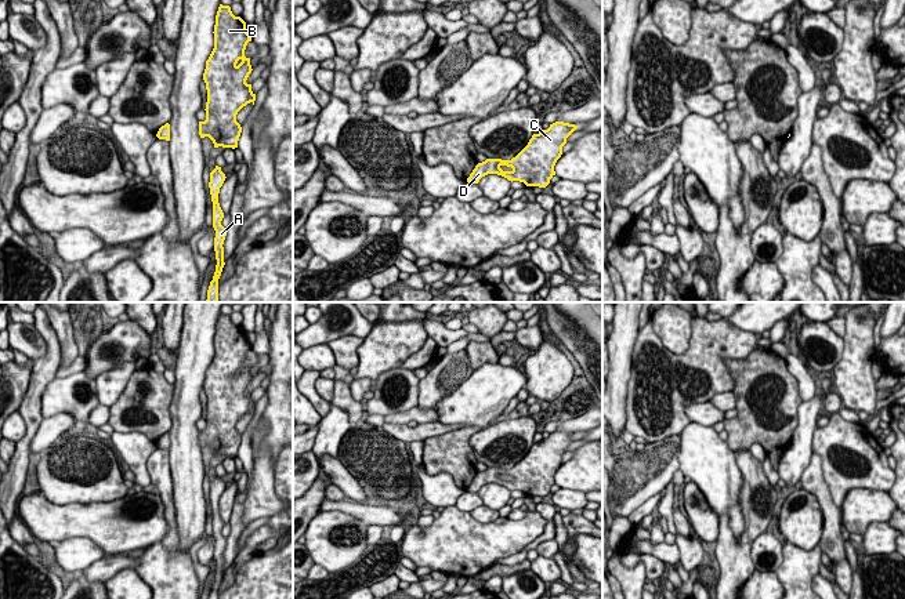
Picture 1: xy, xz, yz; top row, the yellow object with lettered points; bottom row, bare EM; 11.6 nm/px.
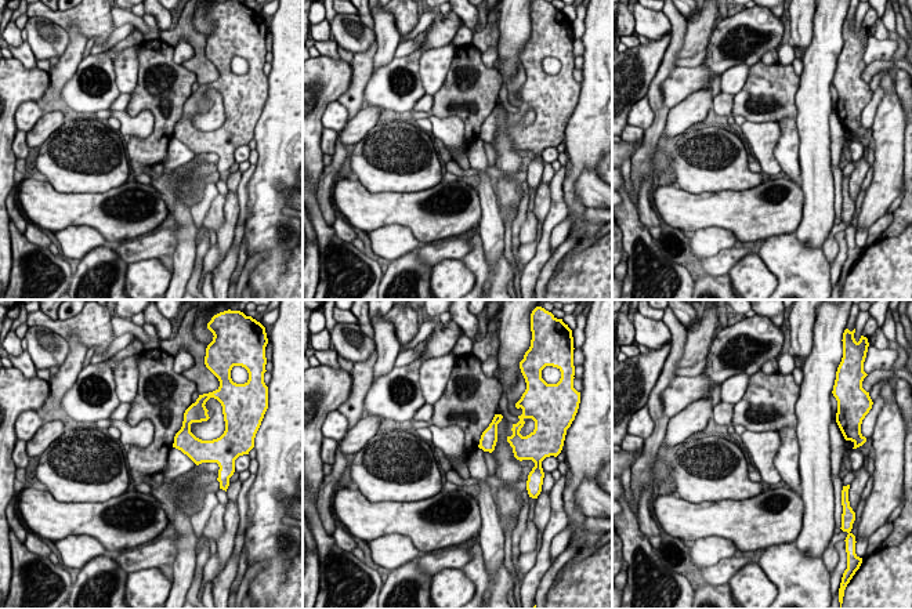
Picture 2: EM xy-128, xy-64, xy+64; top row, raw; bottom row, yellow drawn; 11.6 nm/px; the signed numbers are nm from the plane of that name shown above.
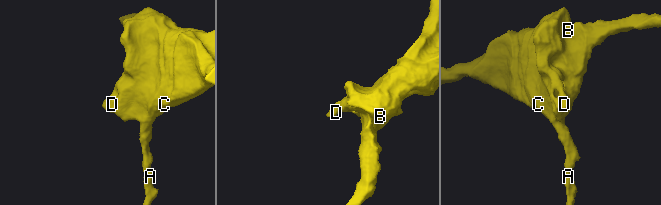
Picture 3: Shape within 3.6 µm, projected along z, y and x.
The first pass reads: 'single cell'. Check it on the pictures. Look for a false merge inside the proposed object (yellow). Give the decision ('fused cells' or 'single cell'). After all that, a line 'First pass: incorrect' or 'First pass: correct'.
single cell
First pass: correct

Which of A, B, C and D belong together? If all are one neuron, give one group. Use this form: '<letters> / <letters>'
A B C D

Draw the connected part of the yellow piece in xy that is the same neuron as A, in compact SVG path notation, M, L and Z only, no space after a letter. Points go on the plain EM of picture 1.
M216 475L216 478L210 482L209 497L210 497L211 511L213 511L213 537L216 540L214 560L216 560L217 574L209 599L218 599L218 588L225 574L222 553L227 545L227 538L221 534L224 522L218 512L220 497L222 495L225 487L227 487L225 483L221 480L221 476L218 475Z

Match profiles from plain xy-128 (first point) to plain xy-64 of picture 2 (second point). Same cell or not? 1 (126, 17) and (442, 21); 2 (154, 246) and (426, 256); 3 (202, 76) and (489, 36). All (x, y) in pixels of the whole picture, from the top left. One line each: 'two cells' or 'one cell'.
1: two cells
2: one cell
3: one cell

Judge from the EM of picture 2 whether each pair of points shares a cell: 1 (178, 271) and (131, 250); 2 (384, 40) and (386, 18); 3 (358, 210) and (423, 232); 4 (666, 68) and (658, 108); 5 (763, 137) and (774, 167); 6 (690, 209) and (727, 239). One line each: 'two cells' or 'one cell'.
1: two cells
2: one cell
3: one cell
4: one cell
5: one cell
6: two cells

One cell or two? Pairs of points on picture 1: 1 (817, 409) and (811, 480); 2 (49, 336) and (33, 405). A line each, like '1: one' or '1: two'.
1: two
2: one

